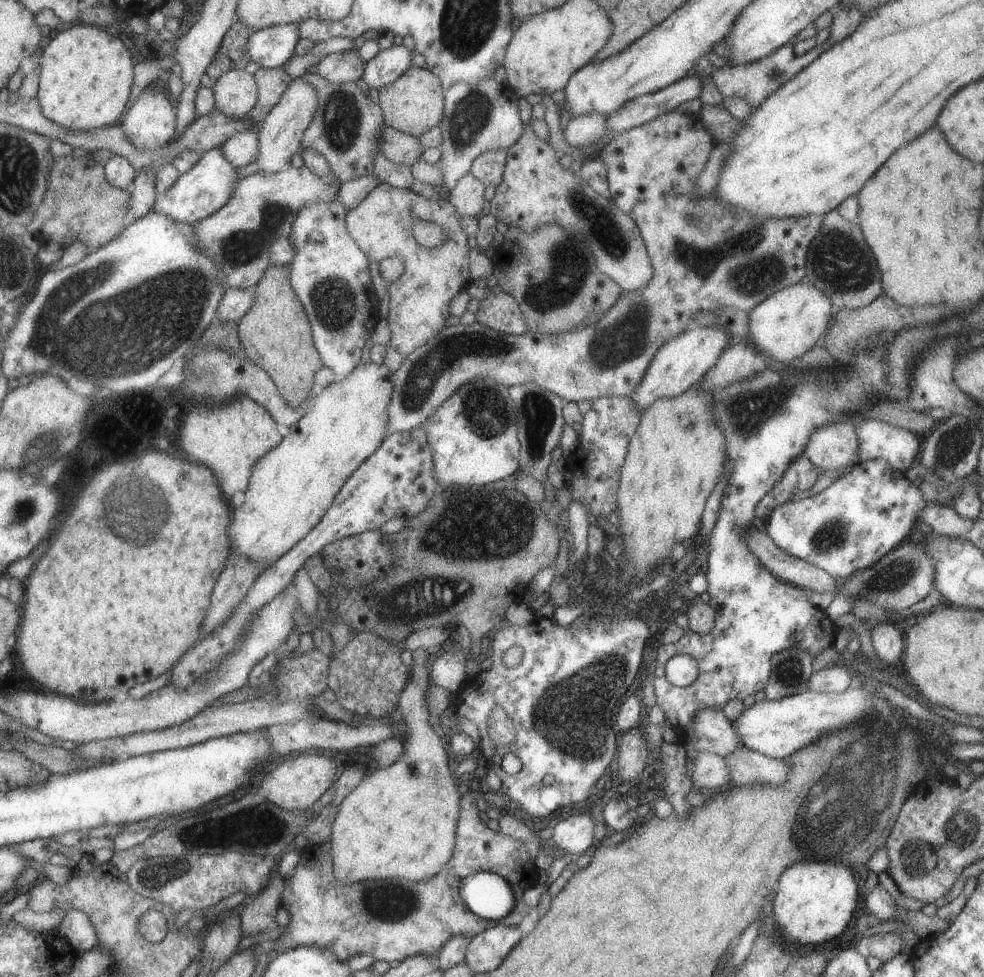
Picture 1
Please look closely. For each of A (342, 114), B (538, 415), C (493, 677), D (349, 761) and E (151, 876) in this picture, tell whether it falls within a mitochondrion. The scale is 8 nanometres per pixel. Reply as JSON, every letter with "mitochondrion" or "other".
{"A":"mitochondrion","B":"mitochondrion","C":"other","D":"other","E":"mitochondrion"}

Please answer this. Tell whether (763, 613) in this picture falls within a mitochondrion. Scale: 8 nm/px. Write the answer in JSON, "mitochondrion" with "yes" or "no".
{"mitochondrion":"no"}

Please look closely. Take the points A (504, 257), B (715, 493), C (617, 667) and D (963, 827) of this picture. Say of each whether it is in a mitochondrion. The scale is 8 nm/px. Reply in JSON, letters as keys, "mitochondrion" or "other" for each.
{"A":"other","B":"other","C":"mitochondrion","D":"mitochondrion"}

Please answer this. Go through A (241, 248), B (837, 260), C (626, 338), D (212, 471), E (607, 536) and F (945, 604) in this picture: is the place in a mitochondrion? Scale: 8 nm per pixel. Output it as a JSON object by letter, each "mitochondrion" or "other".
{"A":"mitochondrion","B":"mitochondrion","C":"mitochondrion","D":"other","E":"other","F":"other"}

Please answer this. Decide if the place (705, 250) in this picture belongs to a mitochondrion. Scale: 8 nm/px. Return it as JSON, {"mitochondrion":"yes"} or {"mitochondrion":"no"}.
{"mitochondrion":"yes"}

